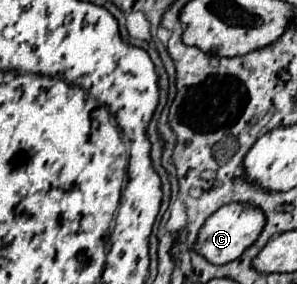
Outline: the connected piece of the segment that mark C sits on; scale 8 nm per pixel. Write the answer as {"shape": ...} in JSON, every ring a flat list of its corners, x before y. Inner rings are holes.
{"shape":[[239,203,225,205,217,213,213,213,199,229,193,251,205,257,213,265,225,265,229,261,235,261,259,237,263,225,265,225,265,215,261,209,251,205,239,205]]}

